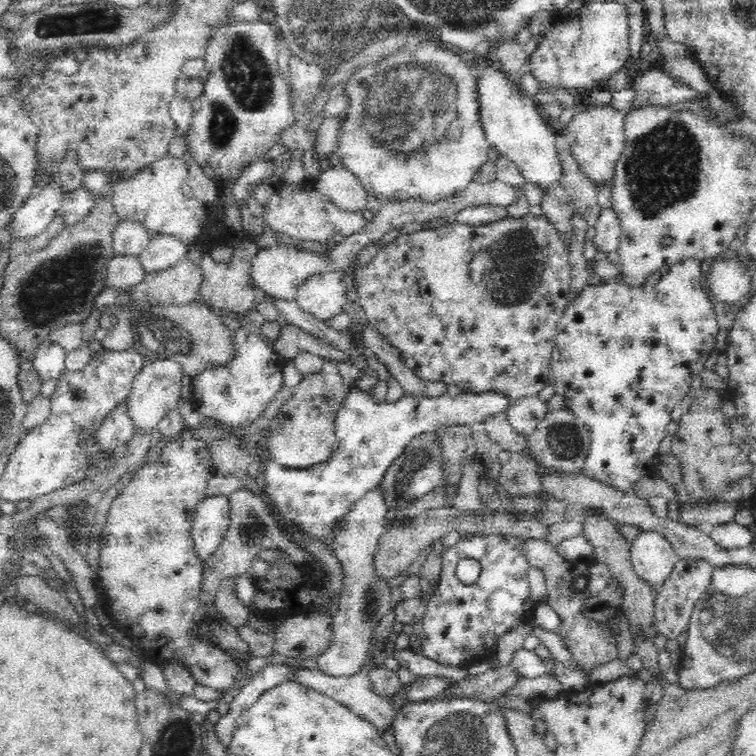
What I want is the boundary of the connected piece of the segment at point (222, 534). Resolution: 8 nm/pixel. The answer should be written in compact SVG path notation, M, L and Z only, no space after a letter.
M218 494L204 498L193 514L192 538L199 558L212 556L227 538L232 524L230 495Z

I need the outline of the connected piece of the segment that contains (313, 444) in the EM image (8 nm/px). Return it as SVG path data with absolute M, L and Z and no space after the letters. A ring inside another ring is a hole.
M326 360L322 370L307 373L293 388L292 395L279 408L278 414L271 420L266 430L269 431L268 441L255 445L266 452L268 458L292 469L311 469L331 458L337 439L335 436L334 418L336 410L344 400L348 385L344 384L338 374L336 361Z

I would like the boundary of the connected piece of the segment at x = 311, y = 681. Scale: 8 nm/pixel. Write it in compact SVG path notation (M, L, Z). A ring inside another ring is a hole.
M365 664L359 673L350 676L330 676L320 670L300 668L297 670L297 677L294 677L293 680L303 683L304 686L311 687L312 690L323 691L324 694L331 695L332 698L344 703L344 706L367 719L376 729L384 734L388 729L393 730L398 710L394 708L392 702L387 701L381 694L372 690L369 678L371 668L371 664Z

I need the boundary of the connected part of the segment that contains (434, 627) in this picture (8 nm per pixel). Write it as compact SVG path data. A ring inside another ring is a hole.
M474 534L472 537L462 535L461 539L448 547L440 557L438 571L438 590L429 600L425 615L422 618L423 631L420 634L420 654L430 661L451 667L464 667L474 662L490 659L496 652L499 638L508 630L526 622L530 623L532 610L537 606L536 600L531 600L528 571L531 567L524 557L524 549L520 549L520 539L503 534ZM462 558L474 558L481 564L479 578L473 584L462 584L454 570Z

